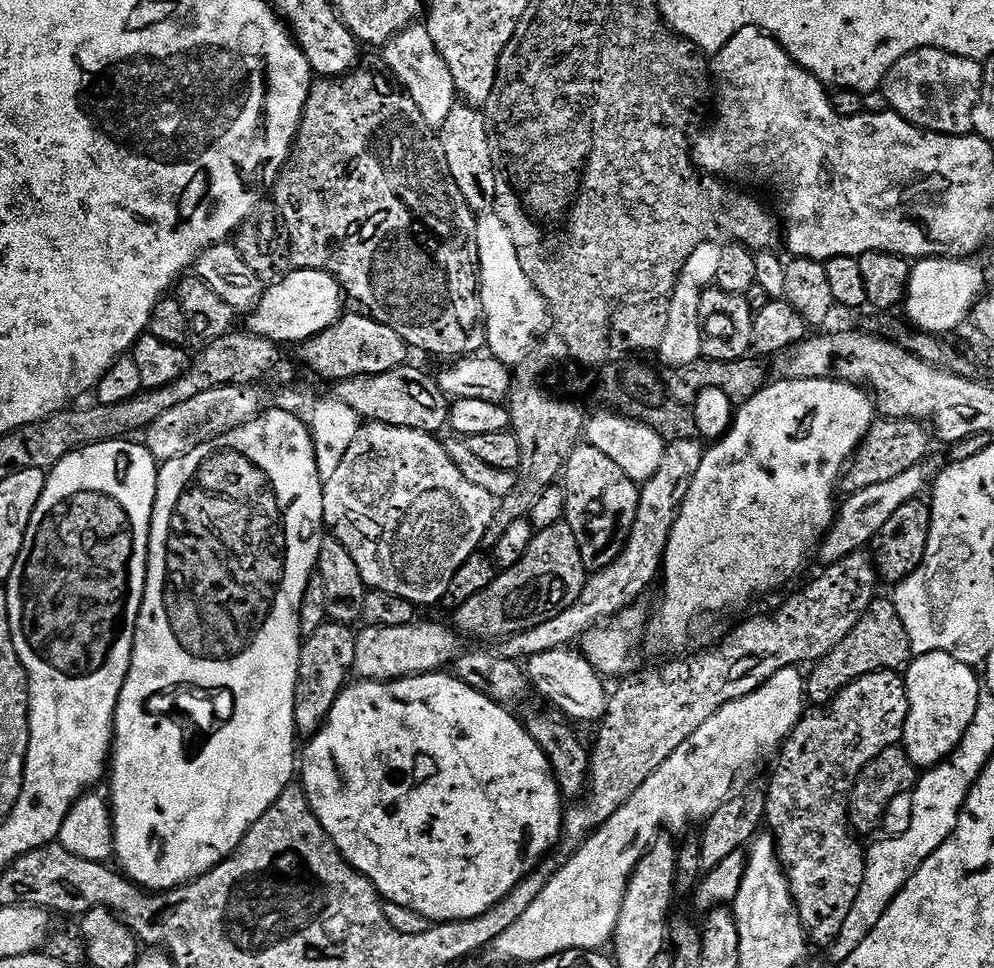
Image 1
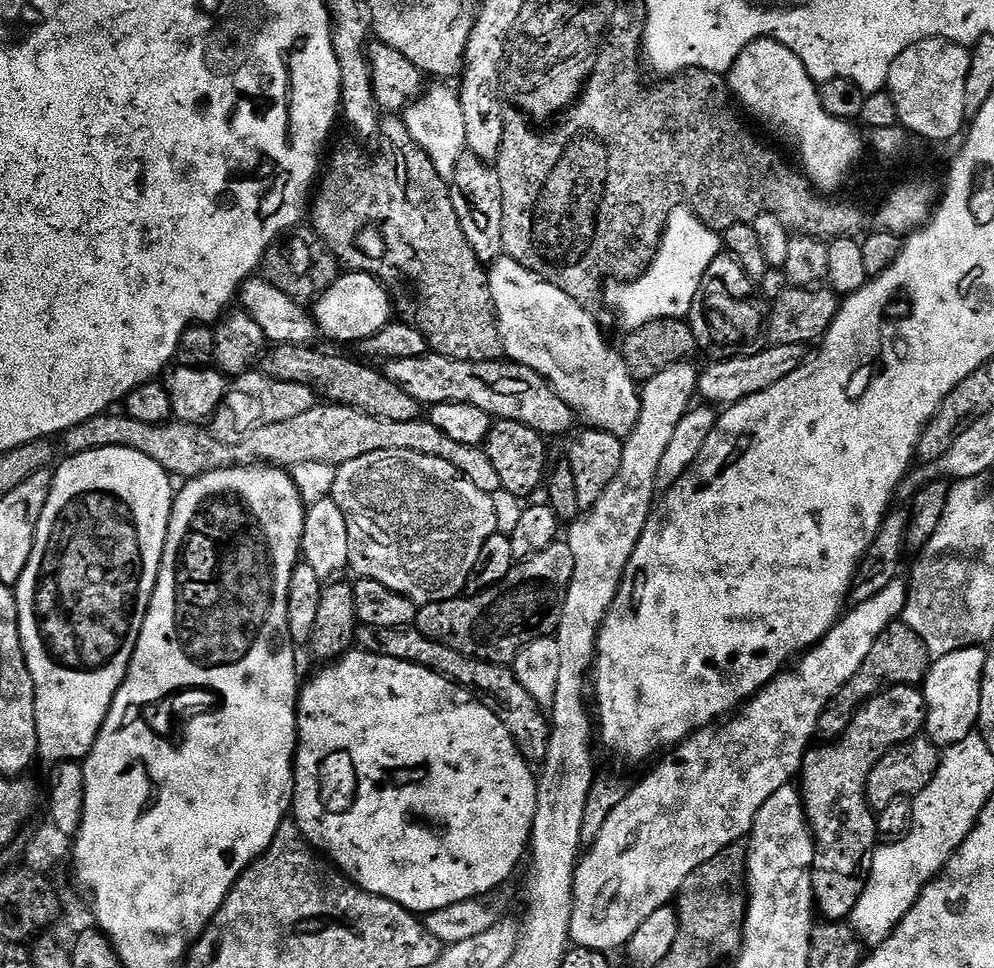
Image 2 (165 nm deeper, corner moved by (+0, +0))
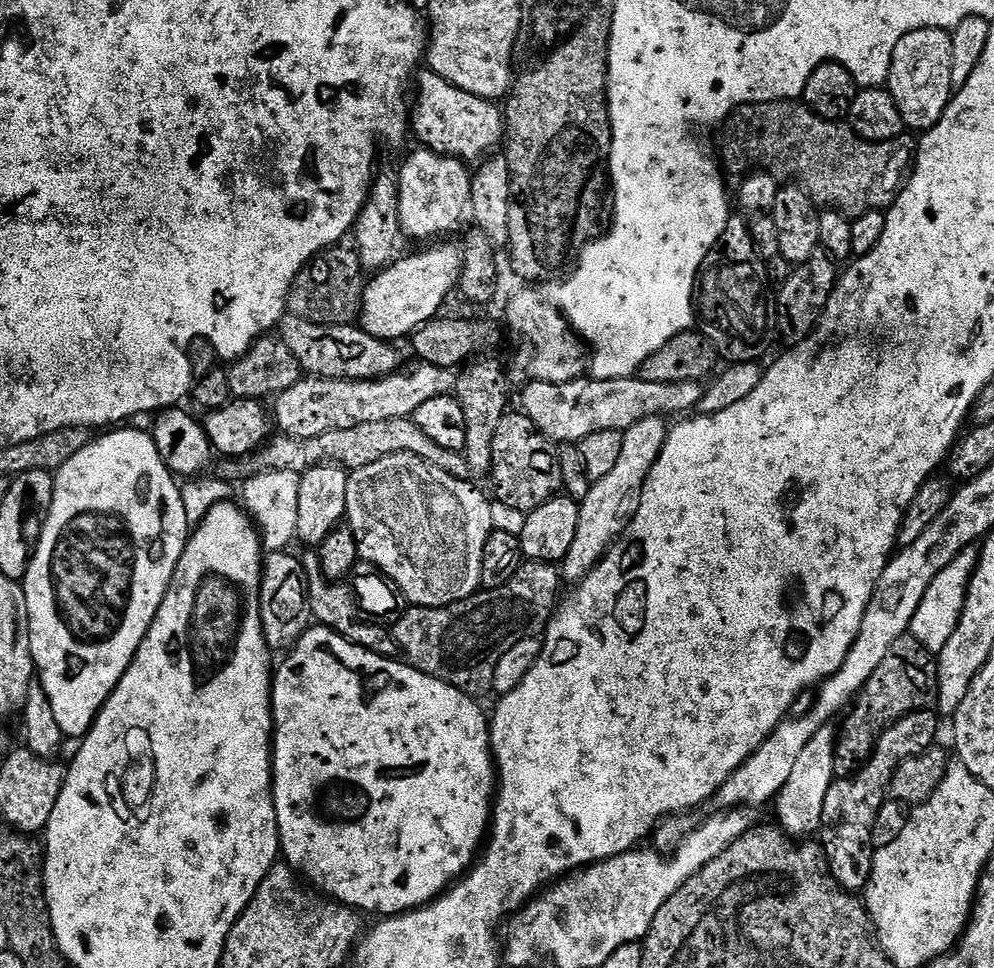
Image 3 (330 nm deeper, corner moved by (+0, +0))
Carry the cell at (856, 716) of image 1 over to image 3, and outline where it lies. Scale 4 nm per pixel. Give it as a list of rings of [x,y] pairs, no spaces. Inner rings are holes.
[[[911,712],[894,722],[881,734],[880,741],[872,752],[872,759],[850,778],[833,780],[826,794],[818,840],[824,846],[834,878],[850,893],[863,893],[872,877],[874,818],[878,818],[878,810],[882,810],[889,795],[895,771],[904,760],[921,756],[937,743],[936,735],[940,732],[941,717],[933,712]]]

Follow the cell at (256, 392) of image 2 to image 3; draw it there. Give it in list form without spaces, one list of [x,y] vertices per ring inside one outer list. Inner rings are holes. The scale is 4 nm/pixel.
[[[412,362],[399,372],[382,376],[379,380],[335,380],[321,376],[308,376],[294,382],[290,390],[275,397],[274,424],[283,435],[294,438],[314,438],[330,430],[346,430],[350,426],[362,426],[362,422],[386,422],[387,420],[406,420],[415,417],[418,406],[430,402],[430,398],[449,395],[455,389],[457,373],[450,368],[439,368],[433,364]]]

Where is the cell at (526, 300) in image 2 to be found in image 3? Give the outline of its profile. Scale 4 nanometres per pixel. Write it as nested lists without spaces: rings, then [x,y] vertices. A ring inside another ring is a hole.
[[[522,290],[511,298],[506,308],[506,320],[512,342],[512,368],[508,373],[513,383],[544,381],[568,384],[583,377],[585,359],[583,362],[577,346],[567,337],[570,334],[569,325],[551,301],[546,302],[534,290]]]

